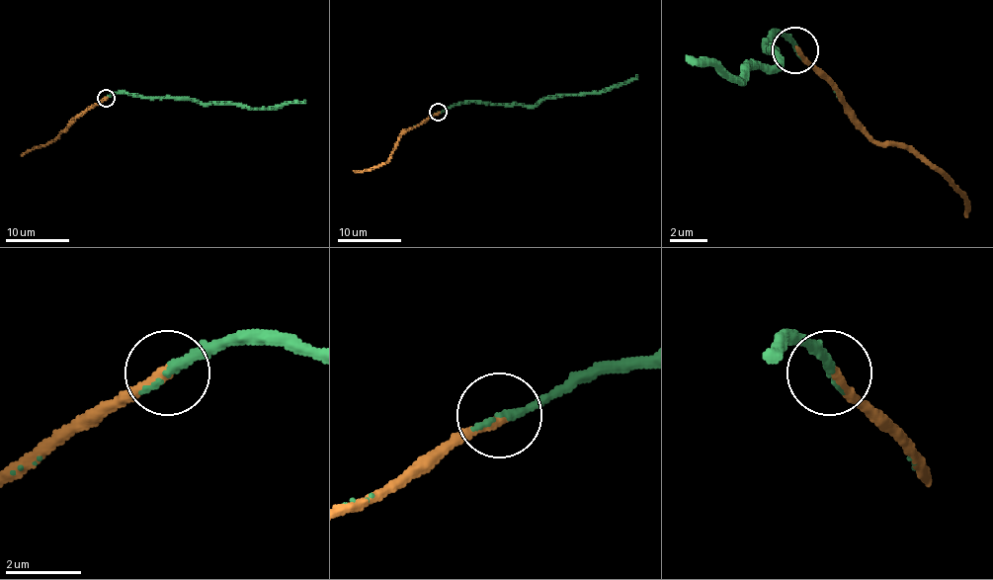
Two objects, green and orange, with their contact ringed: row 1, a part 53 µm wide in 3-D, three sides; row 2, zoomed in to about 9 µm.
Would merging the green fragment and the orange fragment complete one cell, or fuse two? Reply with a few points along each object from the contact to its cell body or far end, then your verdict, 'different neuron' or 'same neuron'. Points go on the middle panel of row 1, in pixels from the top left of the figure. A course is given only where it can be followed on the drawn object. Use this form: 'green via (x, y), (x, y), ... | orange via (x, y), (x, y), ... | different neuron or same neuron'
green via (438, 112), (469, 102), (537, 105), (546, 99), (606, 92), (629, 83), (637, 75) | orange via (438, 112), (409, 127), (384, 163), (353, 171) | same neuron

